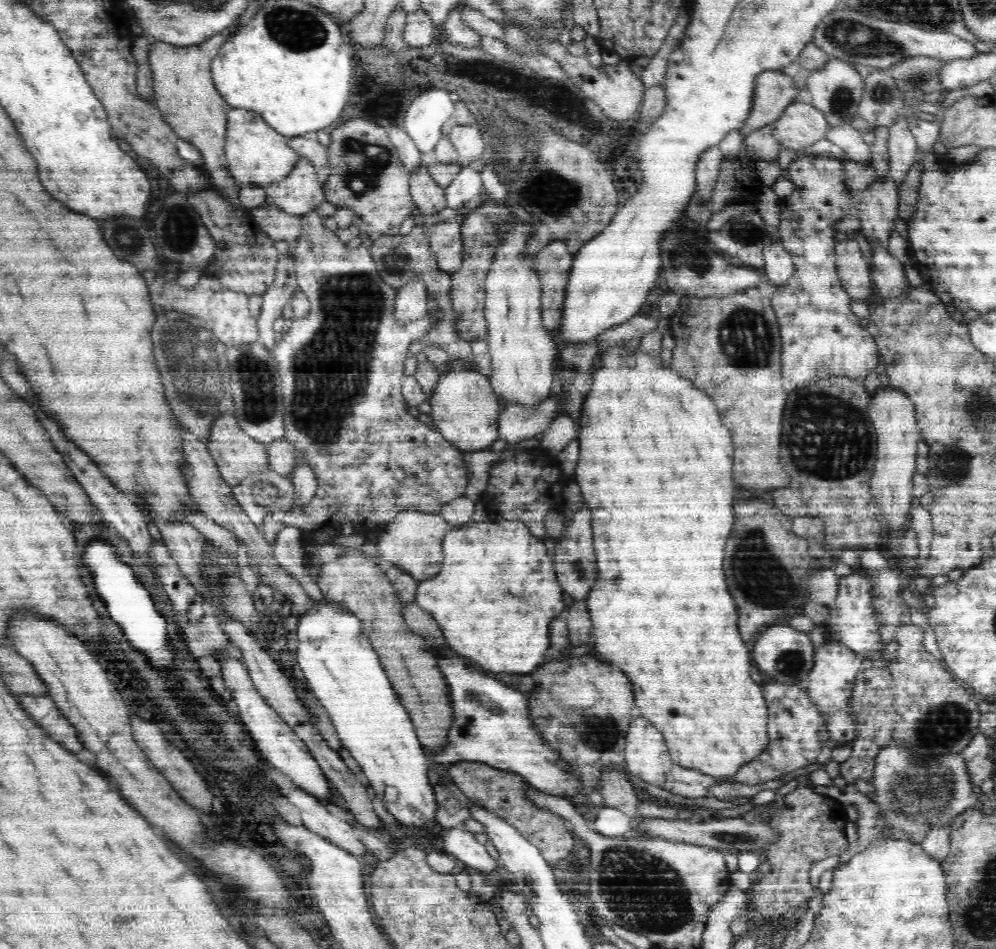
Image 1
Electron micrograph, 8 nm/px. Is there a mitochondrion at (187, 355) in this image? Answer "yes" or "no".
yes

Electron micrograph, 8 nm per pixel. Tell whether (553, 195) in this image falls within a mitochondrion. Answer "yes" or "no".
yes

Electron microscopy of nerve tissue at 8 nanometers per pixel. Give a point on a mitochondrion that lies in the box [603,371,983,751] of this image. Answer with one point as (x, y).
(827, 437)

